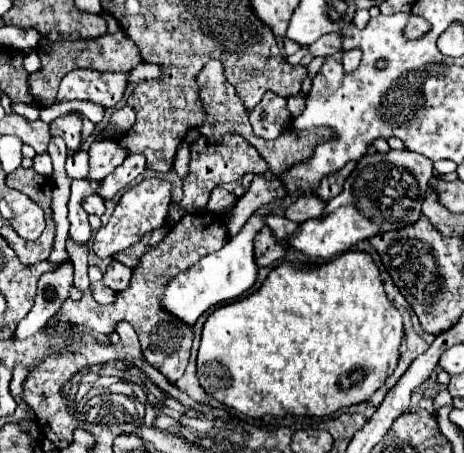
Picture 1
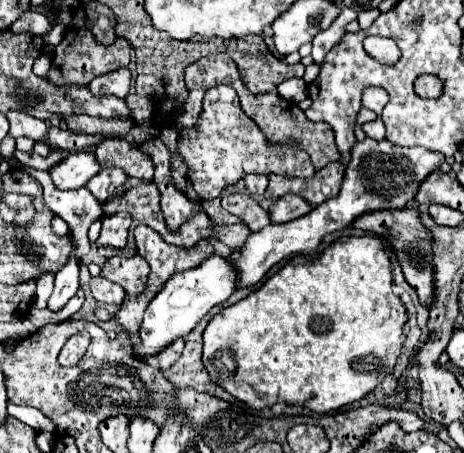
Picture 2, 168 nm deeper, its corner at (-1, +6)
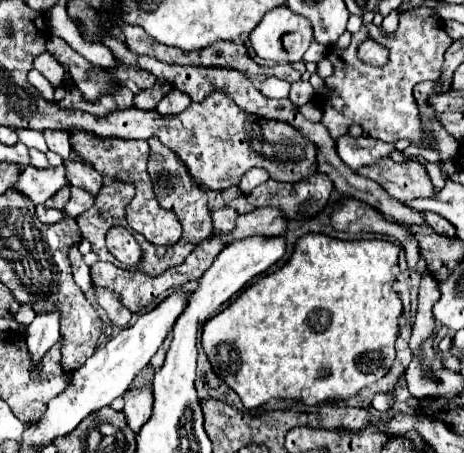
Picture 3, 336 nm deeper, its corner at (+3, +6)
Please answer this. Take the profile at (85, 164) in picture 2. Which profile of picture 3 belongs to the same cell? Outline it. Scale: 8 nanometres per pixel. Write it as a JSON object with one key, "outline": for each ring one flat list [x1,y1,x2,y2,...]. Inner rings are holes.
{"outline":[[26,166,12,188,16,192,22,192,34,204,44,204,54,192,58,192,58,188,68,184,68,180,64,176,64,170,66,170,64,166,46,168,46,170]]}

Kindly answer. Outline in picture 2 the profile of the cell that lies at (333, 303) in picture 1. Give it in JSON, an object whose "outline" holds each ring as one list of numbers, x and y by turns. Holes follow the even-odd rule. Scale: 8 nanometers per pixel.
{"outline":[[362,236,362,238,340,238,330,248,326,248,320,256,306,258,306,256,294,256,288,260,274,276,270,276,256,292,248,294,240,302,222,308,206,326,204,330,204,354,202,362,210,374,210,380,218,386,222,386,228,394,232,394,236,400,248,404,254,410,274,406,276,402,284,404,304,404,308,410,316,414,328,414,332,410,338,410,346,404,352,404,372,392,386,374,392,372,400,352,402,352,402,326,406,324,406,310,400,302,400,298,392,292,392,268,390,260,384,252,384,244,376,236]]}

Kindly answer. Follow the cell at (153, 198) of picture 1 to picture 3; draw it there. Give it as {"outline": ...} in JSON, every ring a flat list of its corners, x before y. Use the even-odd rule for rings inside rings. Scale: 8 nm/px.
{"outline":[[114,226,108,230,106,244,108,244,108,250,114,254,114,258,120,260,122,264,126,264,128,268,132,268,134,264,138,264,142,260,140,244,132,236,132,232,122,226]]}

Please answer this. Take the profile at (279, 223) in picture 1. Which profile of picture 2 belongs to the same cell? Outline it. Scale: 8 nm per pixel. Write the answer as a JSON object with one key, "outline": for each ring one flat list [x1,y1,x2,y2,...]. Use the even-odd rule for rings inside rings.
{"outline":[[228,194,222,198,222,208,226,208,230,214,240,216,250,230,258,232,264,226,268,226,272,220,268,216,268,210,262,208,252,196,246,194]]}

